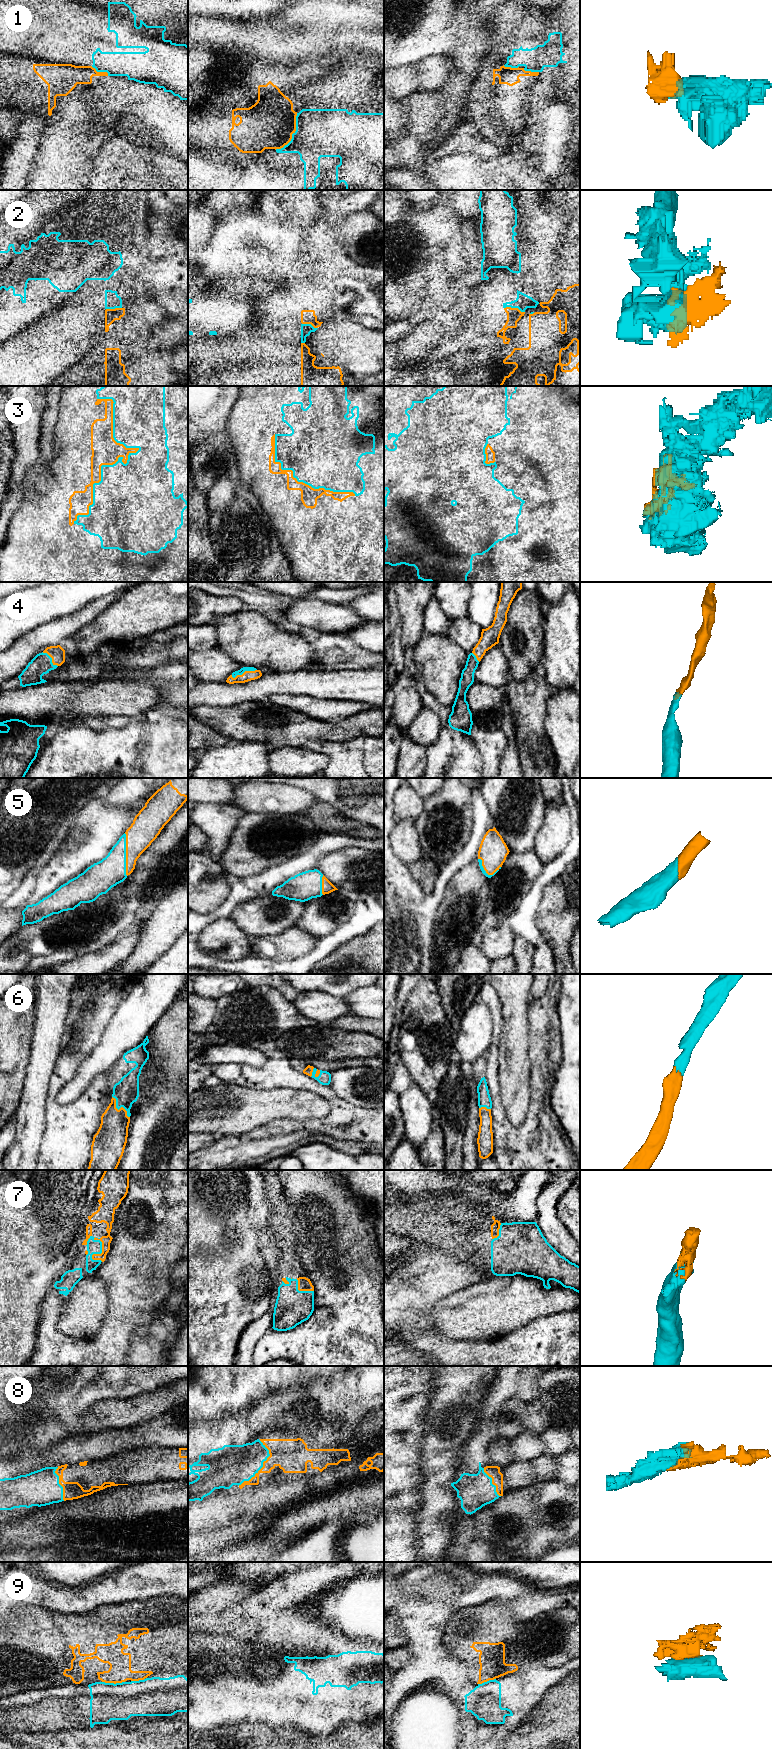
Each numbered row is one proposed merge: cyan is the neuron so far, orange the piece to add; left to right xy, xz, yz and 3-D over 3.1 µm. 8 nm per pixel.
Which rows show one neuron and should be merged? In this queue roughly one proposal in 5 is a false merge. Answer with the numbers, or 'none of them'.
3, 4, 5, 6, 7, 8

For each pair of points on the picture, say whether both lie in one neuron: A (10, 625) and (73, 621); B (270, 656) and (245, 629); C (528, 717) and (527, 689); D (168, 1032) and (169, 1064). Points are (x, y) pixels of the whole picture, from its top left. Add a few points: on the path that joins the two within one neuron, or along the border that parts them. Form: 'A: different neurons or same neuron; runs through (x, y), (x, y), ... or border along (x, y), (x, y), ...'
A: different neurons; border along (68, 615), (43, 623), (25, 634)
B: same neuron; runs through (265, 649), (252, 636)
C: same neuron; runs through (528, 710), (527, 696)
D: same neuron; runs through (169, 1040), (169, 1056)

